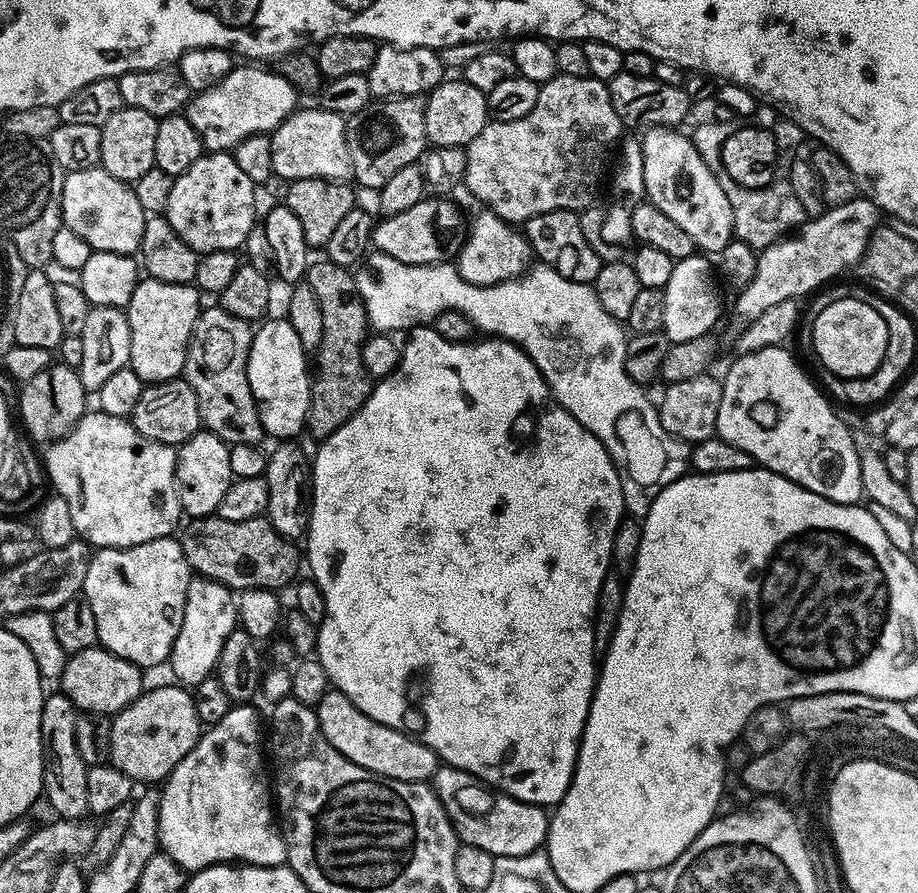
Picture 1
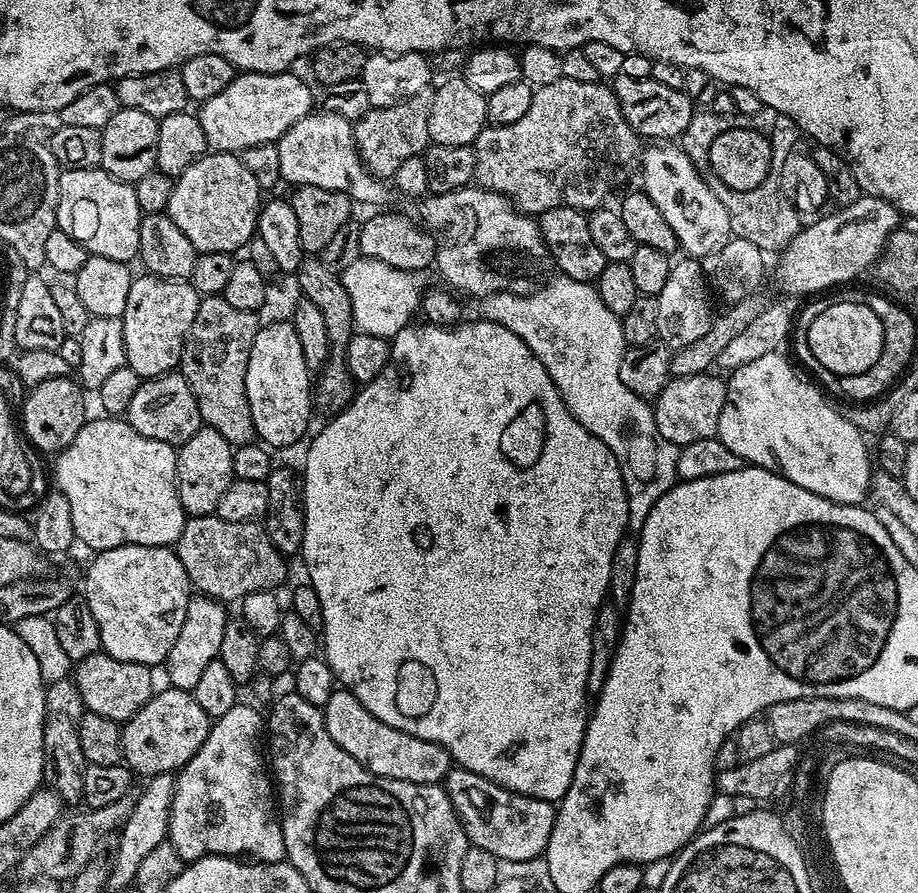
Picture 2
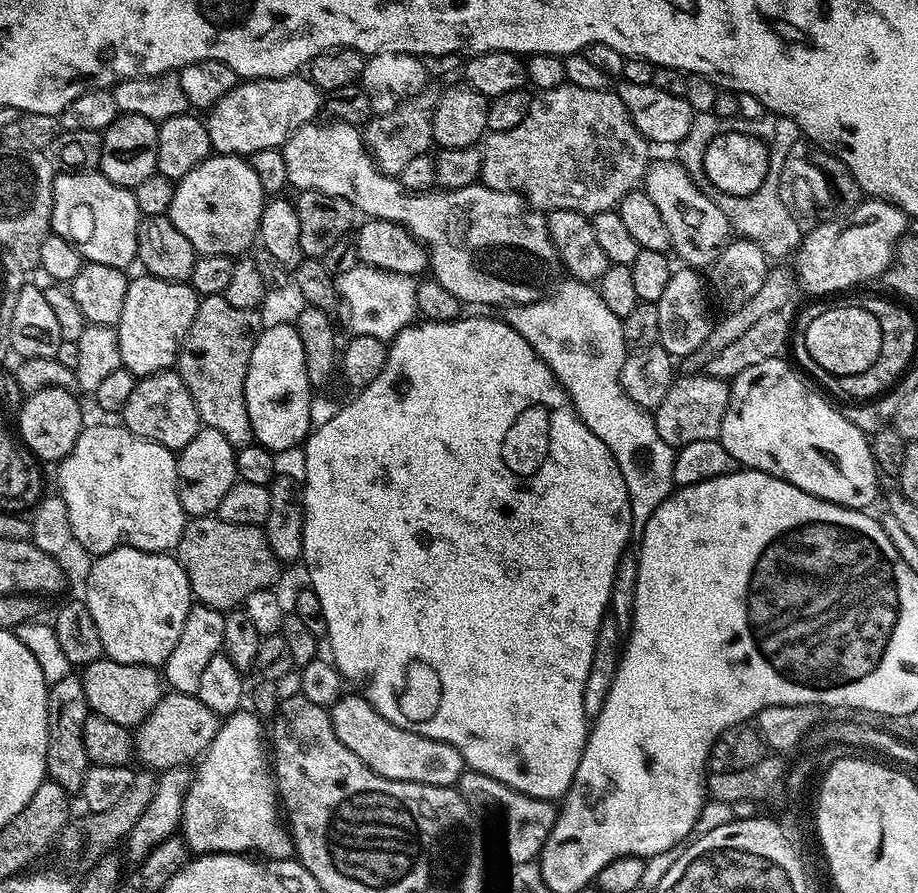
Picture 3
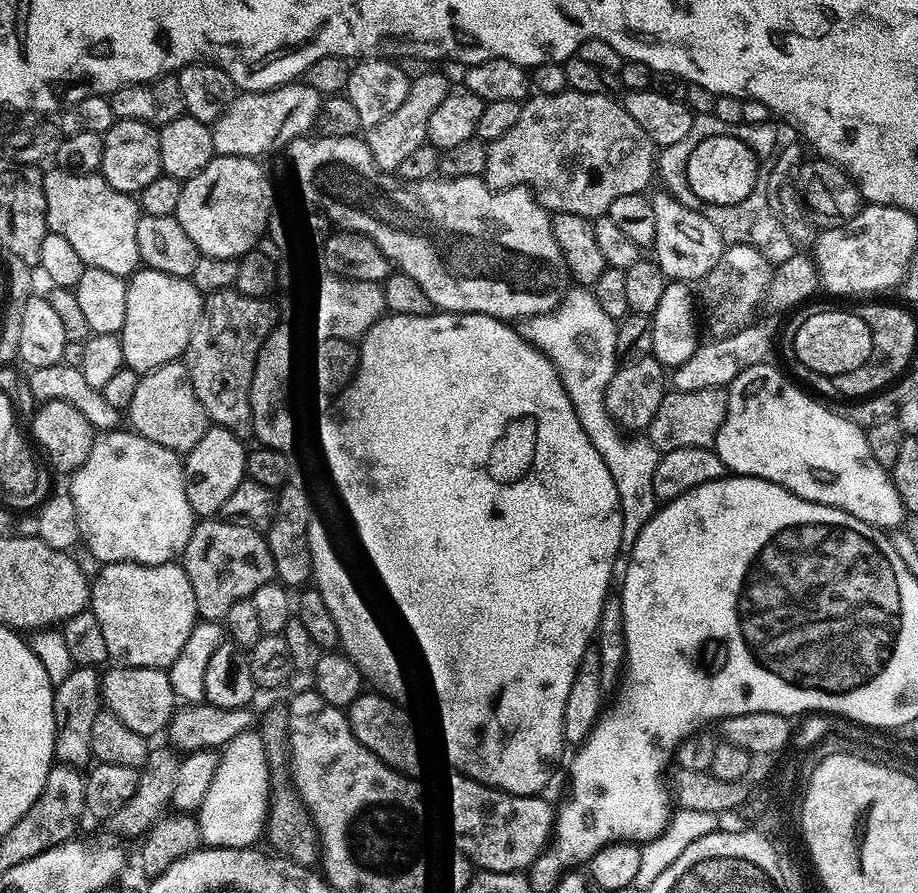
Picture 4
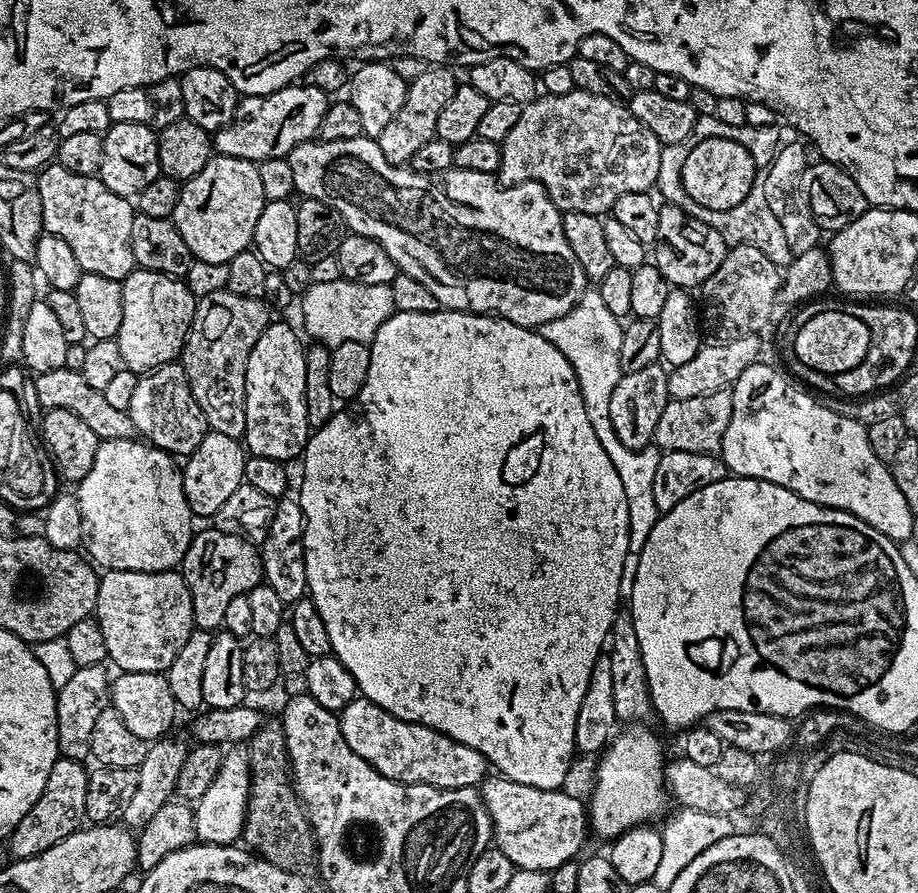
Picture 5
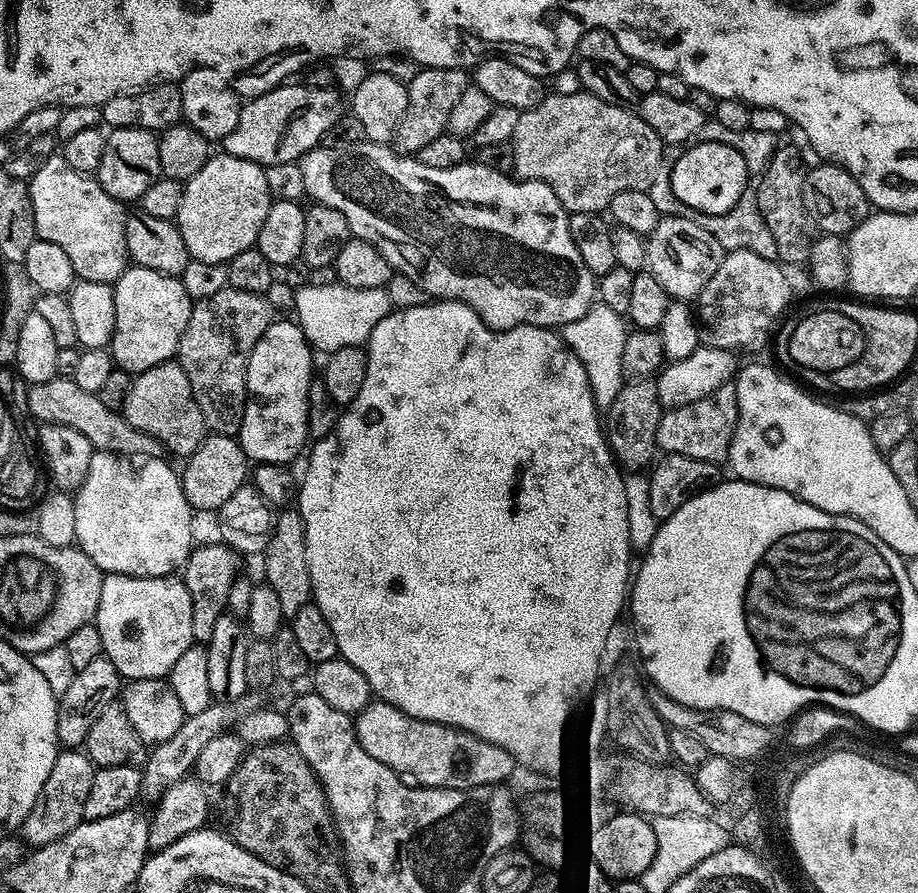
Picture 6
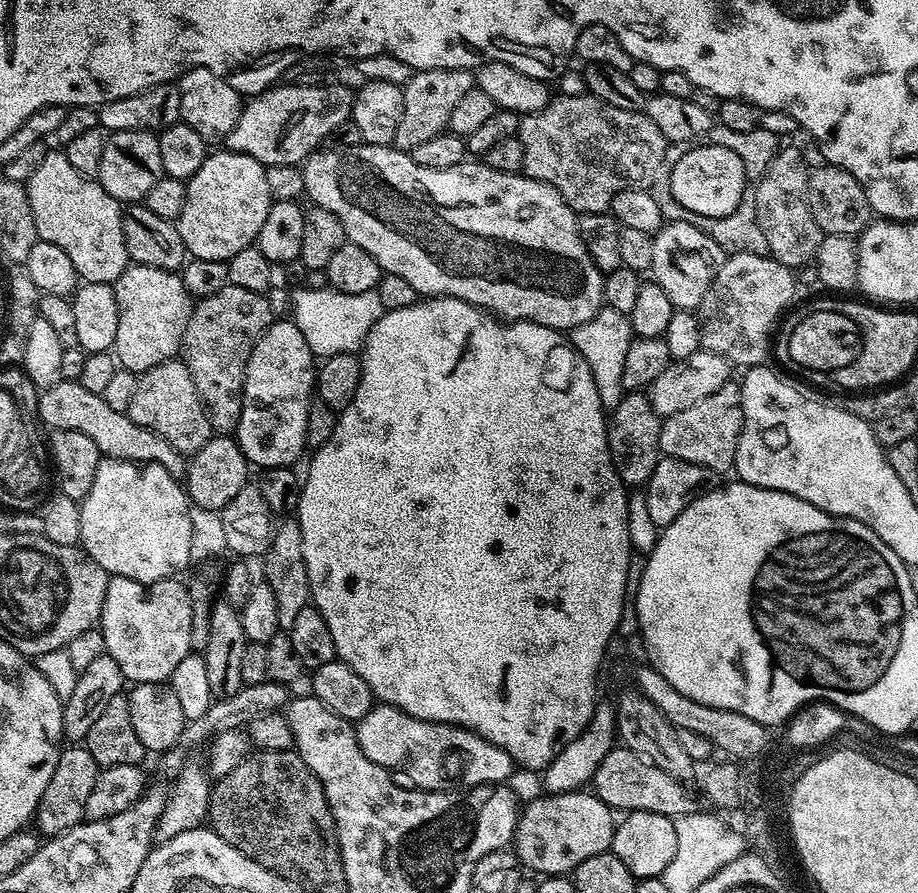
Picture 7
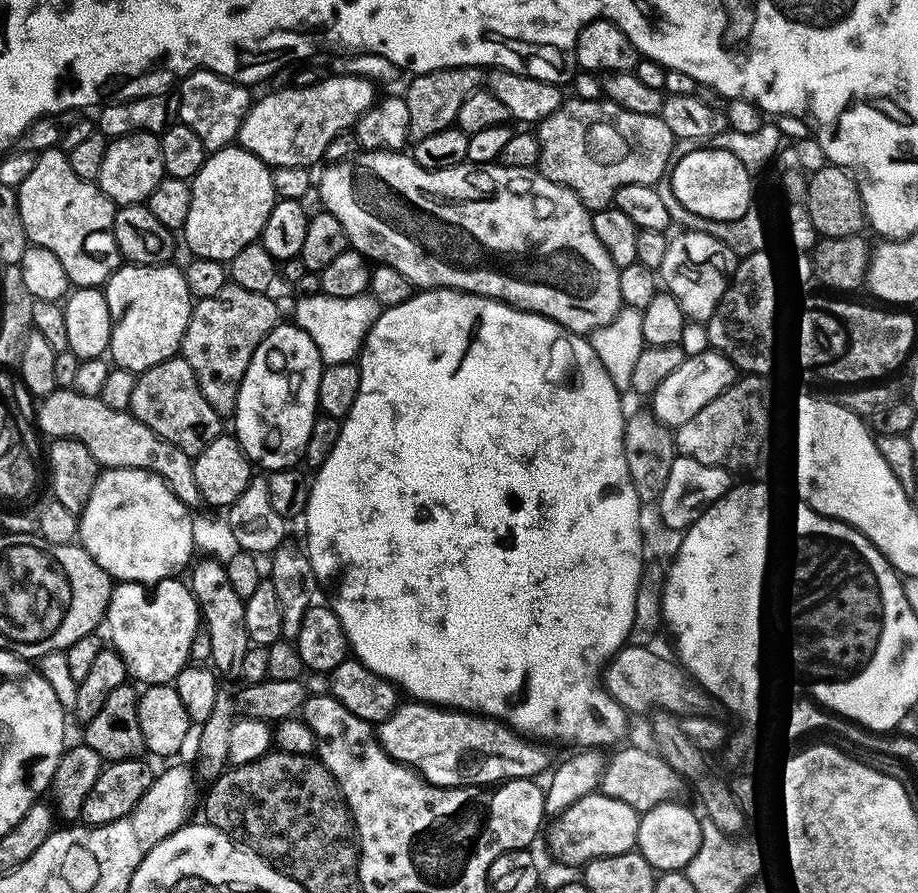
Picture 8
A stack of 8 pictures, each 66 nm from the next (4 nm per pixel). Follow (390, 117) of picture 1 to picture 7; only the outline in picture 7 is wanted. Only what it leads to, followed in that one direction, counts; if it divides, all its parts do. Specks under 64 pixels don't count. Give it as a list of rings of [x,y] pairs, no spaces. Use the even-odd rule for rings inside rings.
[[[425,68],[417,71],[408,84],[403,85],[404,110],[396,131],[395,147],[410,150],[445,131],[454,106],[473,86],[473,73],[466,68]]]

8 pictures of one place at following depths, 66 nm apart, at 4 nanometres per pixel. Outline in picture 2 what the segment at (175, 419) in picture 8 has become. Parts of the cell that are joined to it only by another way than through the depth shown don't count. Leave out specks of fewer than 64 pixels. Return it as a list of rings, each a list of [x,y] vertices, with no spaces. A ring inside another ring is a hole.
[[[179,371],[141,379],[128,407],[126,419],[130,426],[134,426],[134,430],[138,430],[138,434],[146,434],[146,438],[154,438],[173,446],[185,444],[190,438],[194,438],[194,434],[202,426],[198,402],[186,378]]]

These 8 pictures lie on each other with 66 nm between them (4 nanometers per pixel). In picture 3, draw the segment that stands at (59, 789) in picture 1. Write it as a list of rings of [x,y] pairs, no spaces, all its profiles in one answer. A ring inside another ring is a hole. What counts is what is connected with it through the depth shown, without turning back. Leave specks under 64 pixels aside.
[[[69,674],[48,689],[48,736],[46,750],[47,777],[59,784],[69,794],[79,793],[82,778],[90,767],[82,741],[82,728],[90,715],[86,702],[83,679]]]

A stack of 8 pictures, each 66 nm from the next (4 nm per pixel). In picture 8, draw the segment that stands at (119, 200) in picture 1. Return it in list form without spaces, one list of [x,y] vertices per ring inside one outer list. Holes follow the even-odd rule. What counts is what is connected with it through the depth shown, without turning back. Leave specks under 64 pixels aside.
[[[59,147],[47,148],[37,155],[34,170],[18,187],[16,201],[29,241],[58,254],[69,285],[103,286],[116,273],[122,263],[115,230],[117,205],[100,189],[99,183],[78,178]]]

